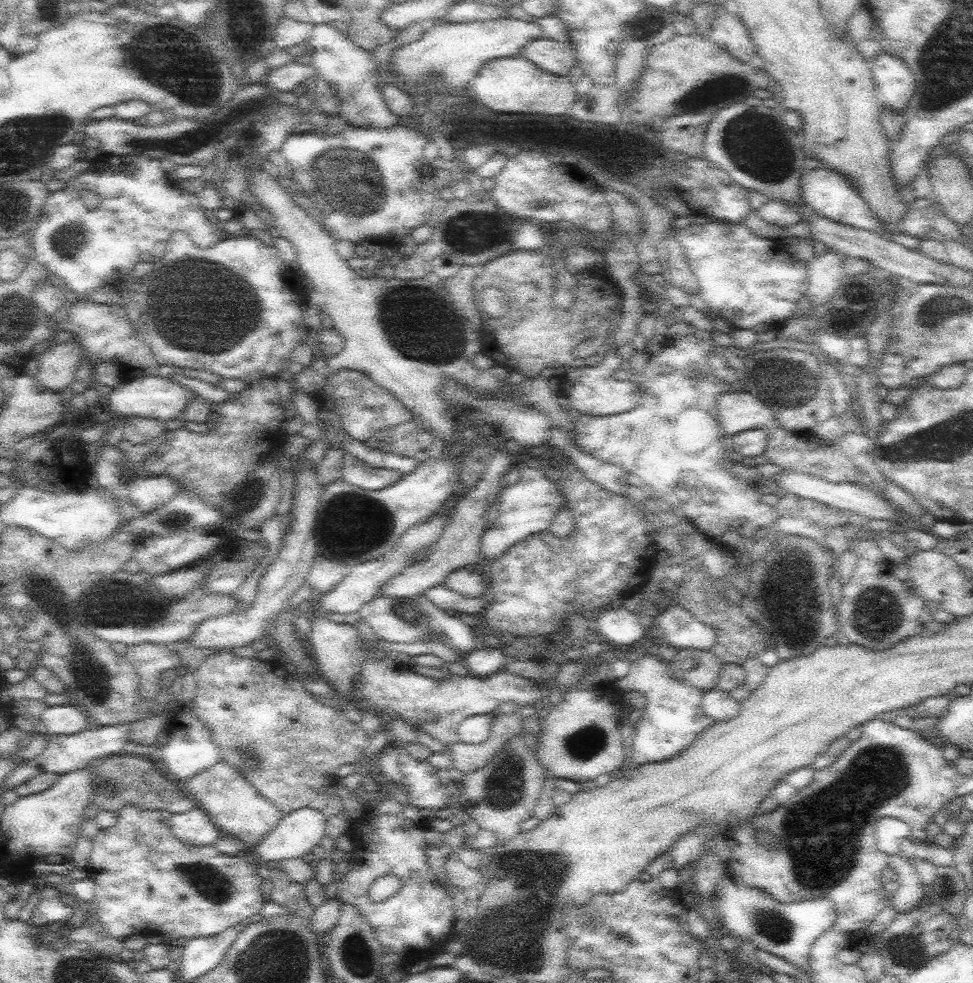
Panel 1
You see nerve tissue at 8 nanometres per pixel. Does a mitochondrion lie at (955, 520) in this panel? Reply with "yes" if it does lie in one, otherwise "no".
no

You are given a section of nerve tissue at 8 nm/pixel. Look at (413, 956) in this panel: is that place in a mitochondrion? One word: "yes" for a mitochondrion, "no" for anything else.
no

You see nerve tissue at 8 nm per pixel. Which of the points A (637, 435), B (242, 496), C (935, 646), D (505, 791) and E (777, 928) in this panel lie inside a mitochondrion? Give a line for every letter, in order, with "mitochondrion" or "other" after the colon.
A: mitochondrion
B: other
C: other
D: mitochondrion
E: mitochondrion

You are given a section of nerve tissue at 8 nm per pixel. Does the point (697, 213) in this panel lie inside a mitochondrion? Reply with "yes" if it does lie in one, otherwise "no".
no

